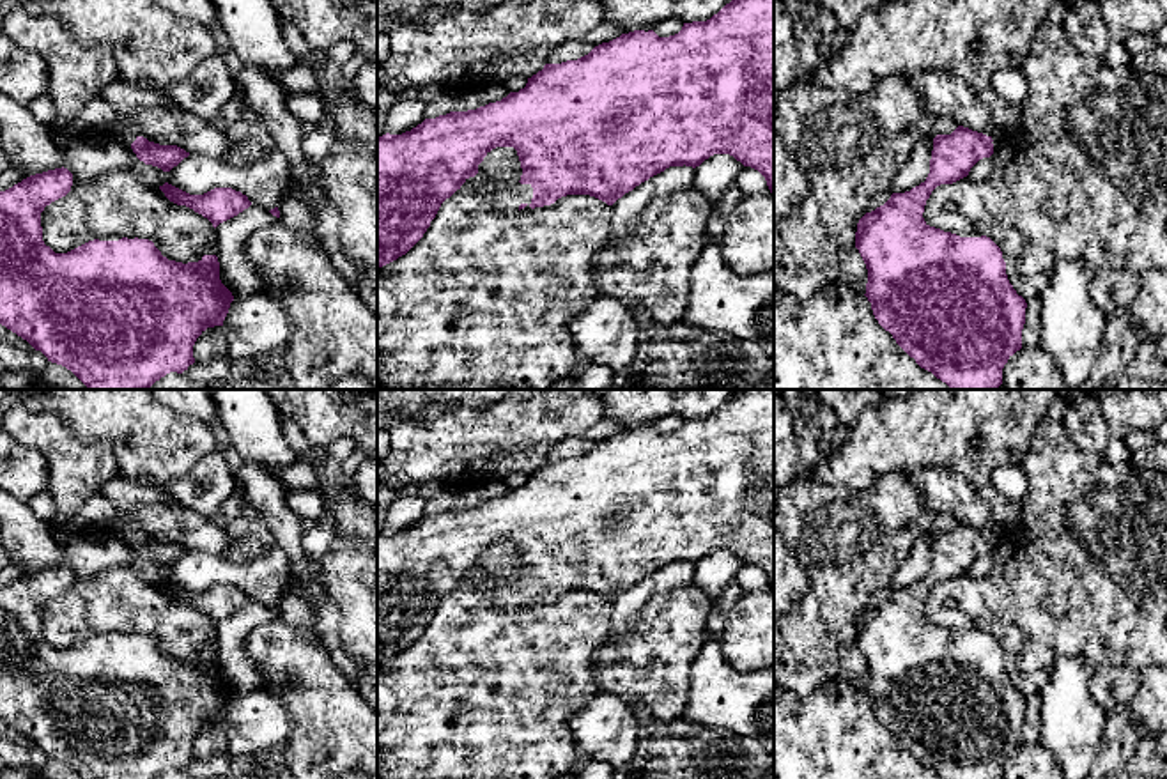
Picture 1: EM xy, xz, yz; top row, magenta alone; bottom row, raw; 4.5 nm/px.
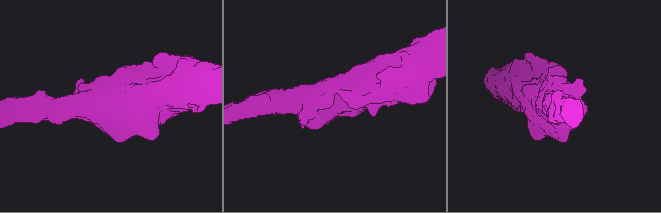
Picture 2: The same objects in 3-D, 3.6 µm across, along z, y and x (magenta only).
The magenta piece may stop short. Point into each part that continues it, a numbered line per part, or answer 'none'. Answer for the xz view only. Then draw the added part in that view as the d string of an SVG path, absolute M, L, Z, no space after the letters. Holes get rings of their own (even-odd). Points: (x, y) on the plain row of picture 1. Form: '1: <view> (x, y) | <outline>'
1: xz (507, 593) | M499 581L492 582L491 590L494 593L494 602L499 607L519 607L519 602L524 600L524 607L529 607L529 600L533 595L533 584L531 581Z

